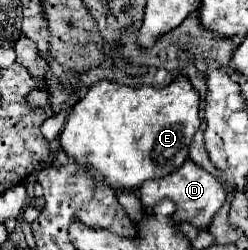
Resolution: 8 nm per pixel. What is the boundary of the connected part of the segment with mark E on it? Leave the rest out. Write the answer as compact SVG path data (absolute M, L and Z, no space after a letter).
M185 75L175 77L169 87L163 89L149 85L129 87L111 79L103 79L95 83L87 95L71 109L59 141L73 161L91 163L97 171L101 171L103 181L113 189L137 189L147 179L159 179L183 165L183 161L189 157L189 145L199 125L199 93Z

